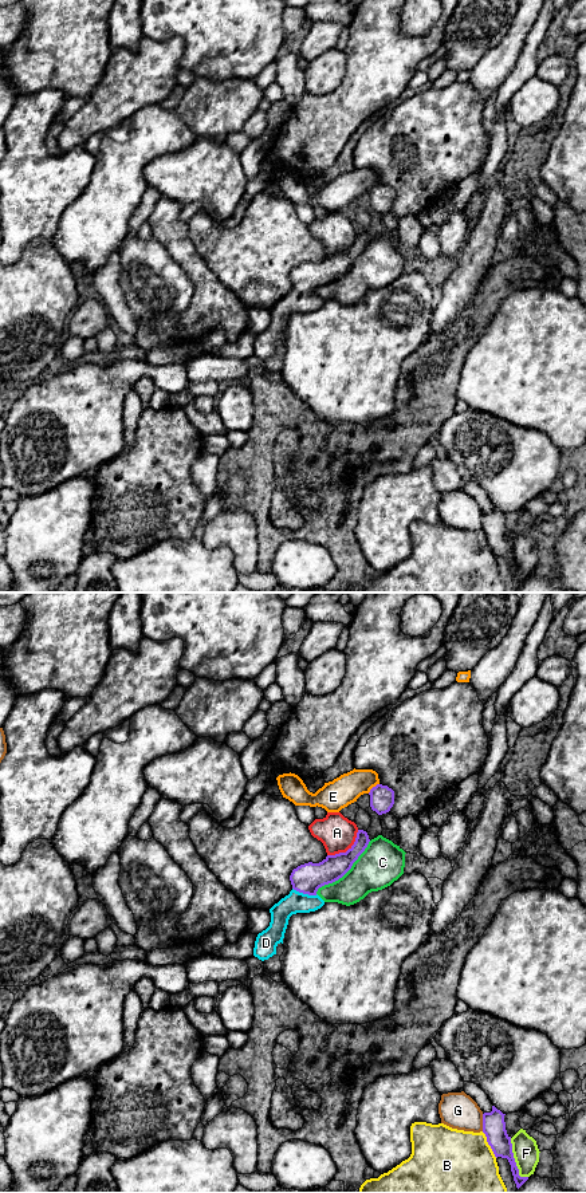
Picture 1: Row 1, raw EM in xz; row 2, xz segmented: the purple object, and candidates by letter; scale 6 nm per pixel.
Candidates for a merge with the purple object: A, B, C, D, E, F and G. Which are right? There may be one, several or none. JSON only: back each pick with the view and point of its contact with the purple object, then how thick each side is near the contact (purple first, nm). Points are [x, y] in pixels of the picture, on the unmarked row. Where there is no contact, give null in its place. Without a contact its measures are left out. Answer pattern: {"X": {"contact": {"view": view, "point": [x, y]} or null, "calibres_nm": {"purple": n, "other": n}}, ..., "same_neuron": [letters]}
{"D": {"contact": {"view": "xz", "point": [305, 292]}, "calibres_nm": {"purple": 180, "other": 130}}, "same_neuron": ["D"]}

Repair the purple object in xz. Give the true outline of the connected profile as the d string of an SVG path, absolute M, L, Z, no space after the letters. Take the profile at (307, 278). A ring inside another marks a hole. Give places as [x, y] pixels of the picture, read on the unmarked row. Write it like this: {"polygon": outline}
{"polygon": "M358 229L354 244L346 252L327 255L319 263L308 261L294 268L290 275L292 290L270 308L270 326L257 334L253 355L264 361L276 354L276 346L283 343L290 316L320 308L325 300L316 294L318 288L342 277L369 241L367 232Z"}

